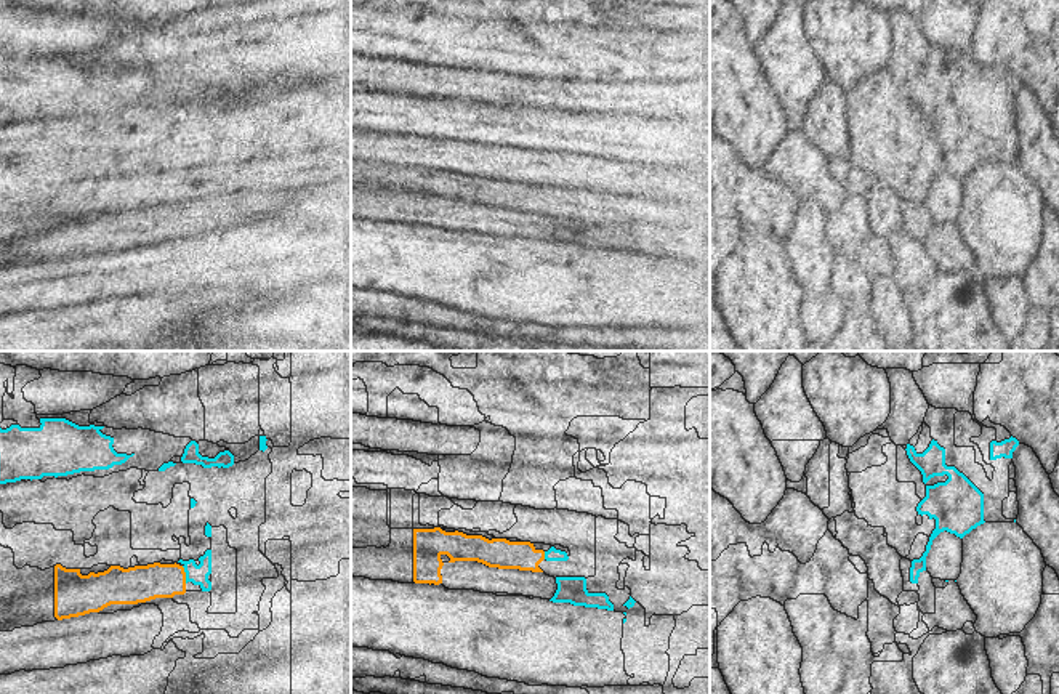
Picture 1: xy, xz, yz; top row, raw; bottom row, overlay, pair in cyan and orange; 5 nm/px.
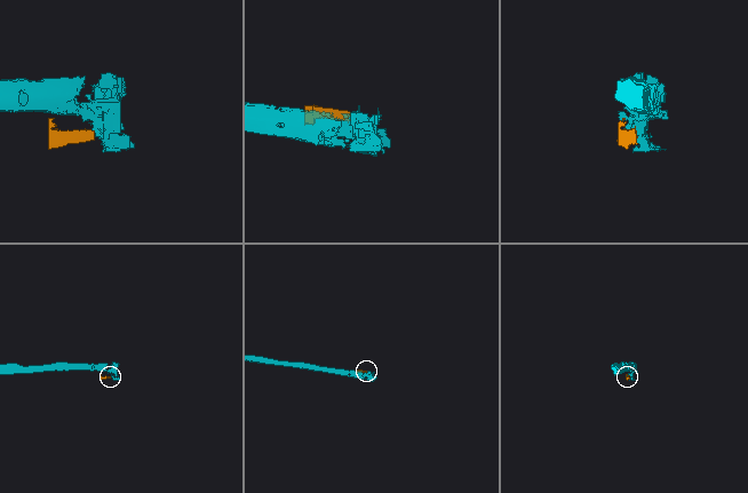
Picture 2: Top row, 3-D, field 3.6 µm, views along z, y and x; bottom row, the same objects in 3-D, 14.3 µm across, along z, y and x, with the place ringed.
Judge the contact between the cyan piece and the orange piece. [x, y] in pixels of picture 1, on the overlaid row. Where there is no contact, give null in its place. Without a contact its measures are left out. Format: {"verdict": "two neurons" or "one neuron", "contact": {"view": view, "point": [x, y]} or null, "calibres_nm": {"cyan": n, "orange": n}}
{"verdict": "two neurons", "contact": {"view": "xy", "point": [186, 574]}, "calibres_nm": {"cyan": 100, "orange": 190}}

